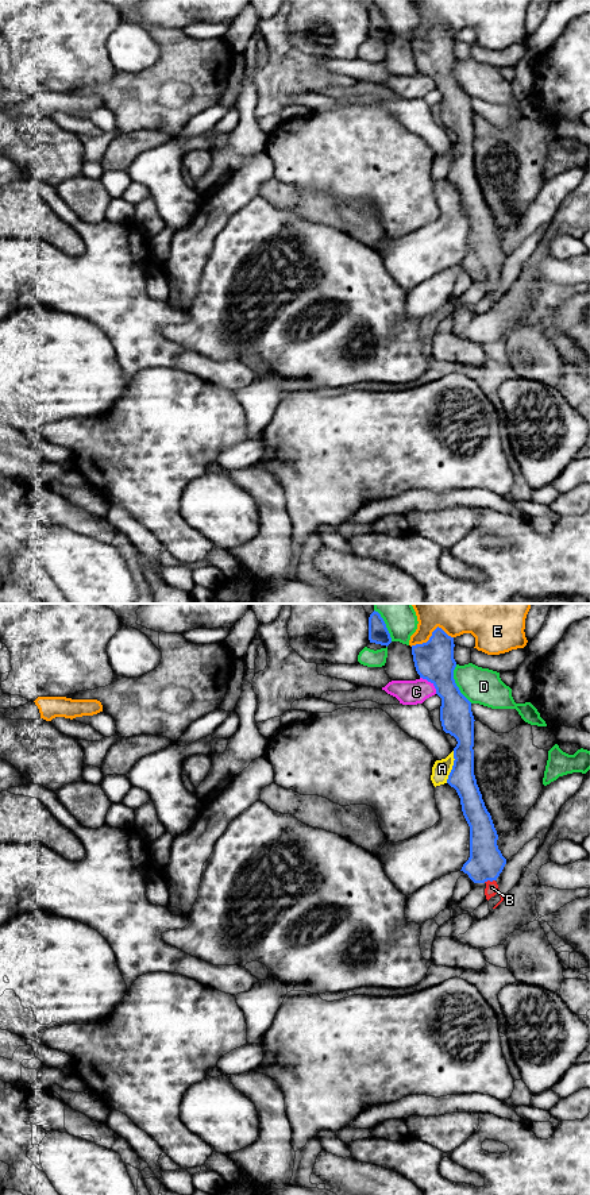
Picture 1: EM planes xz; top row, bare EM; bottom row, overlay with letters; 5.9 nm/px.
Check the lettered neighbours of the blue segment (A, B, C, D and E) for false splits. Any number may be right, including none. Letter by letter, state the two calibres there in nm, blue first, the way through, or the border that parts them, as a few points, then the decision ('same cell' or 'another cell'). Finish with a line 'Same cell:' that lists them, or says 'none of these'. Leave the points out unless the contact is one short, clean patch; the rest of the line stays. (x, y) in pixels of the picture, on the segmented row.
A: 150 nm thick on the blue side, 110 nm on the other; border along xz (454, 751), (454, 764), (446, 782); another cell
B: 200 nm thick on the blue side, 80 nm on the other; runs through xz (486, 862), (489, 879), (492, 887); same cell
C: 240 nm thick on the blue side, 140 nm on the other; another cell
D: 240 nm thick on the blue side, 220 nm on the other; another cell
E: 240 nm thick on the blue side, 360 nm on the other; another cell
Same cell: B

